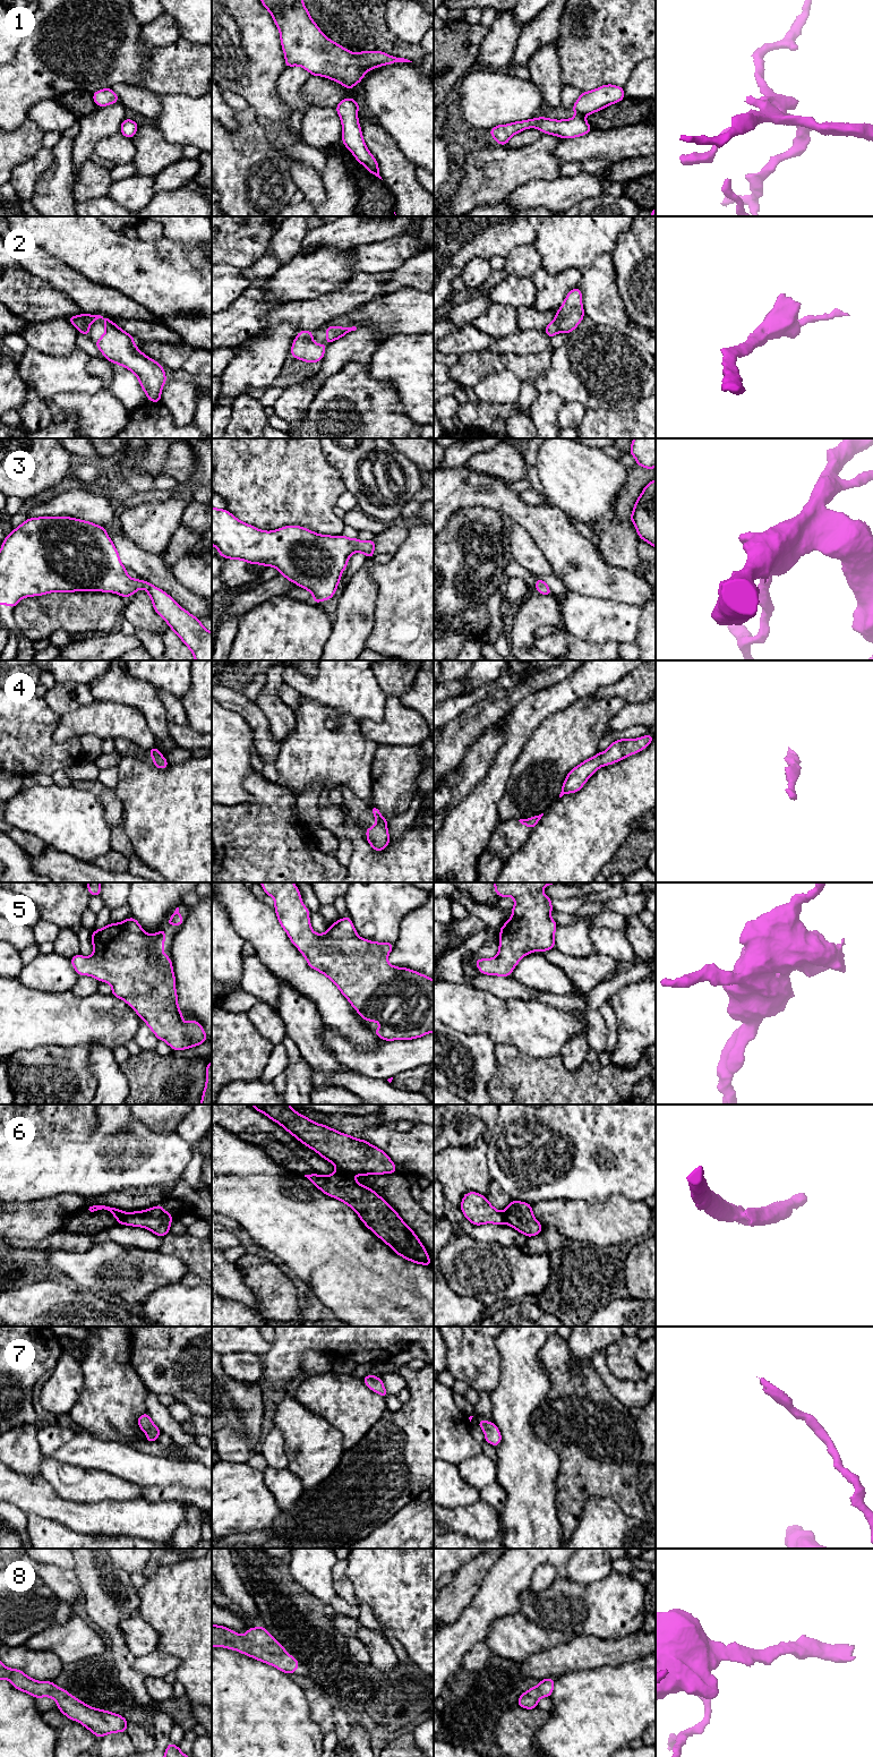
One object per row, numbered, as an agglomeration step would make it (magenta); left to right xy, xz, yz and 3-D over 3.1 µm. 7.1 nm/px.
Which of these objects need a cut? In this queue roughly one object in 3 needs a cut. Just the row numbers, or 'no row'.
6

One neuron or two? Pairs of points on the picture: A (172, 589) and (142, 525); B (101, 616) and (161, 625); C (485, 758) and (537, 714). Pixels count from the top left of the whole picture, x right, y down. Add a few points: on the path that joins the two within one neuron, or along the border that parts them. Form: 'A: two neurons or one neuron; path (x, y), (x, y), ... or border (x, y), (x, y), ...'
A: two neurons; border (131, 540), (145, 551), (163, 555)
B: two neurons; border (127, 598), (121, 616)
C: two neurons; border (508, 716), (504, 727), (504, 742), (489, 765)

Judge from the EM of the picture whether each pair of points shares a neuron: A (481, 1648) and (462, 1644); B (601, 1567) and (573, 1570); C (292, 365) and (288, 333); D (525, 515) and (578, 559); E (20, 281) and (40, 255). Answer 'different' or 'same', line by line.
A: different
B: same
C: different
D: same
E: different

